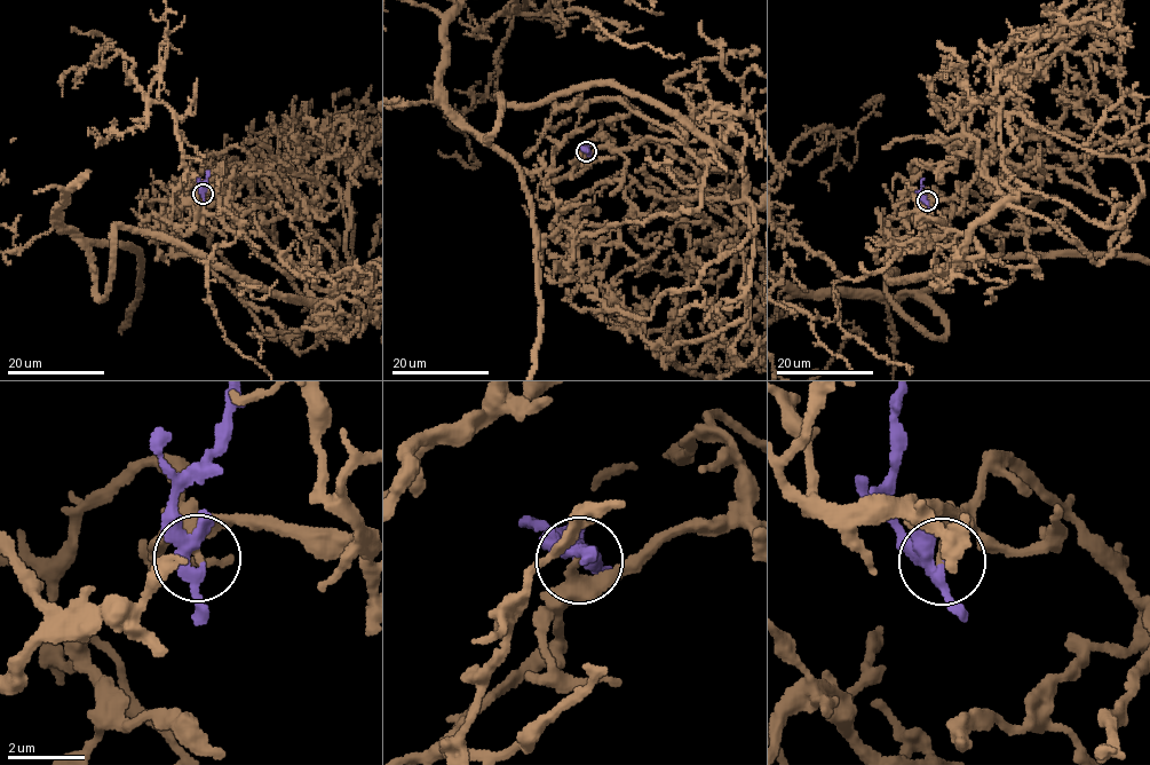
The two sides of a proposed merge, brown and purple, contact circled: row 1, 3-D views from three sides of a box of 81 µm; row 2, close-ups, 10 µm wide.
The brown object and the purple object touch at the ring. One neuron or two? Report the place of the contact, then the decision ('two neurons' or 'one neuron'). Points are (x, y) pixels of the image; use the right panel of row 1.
at (927, 200); one neuron

